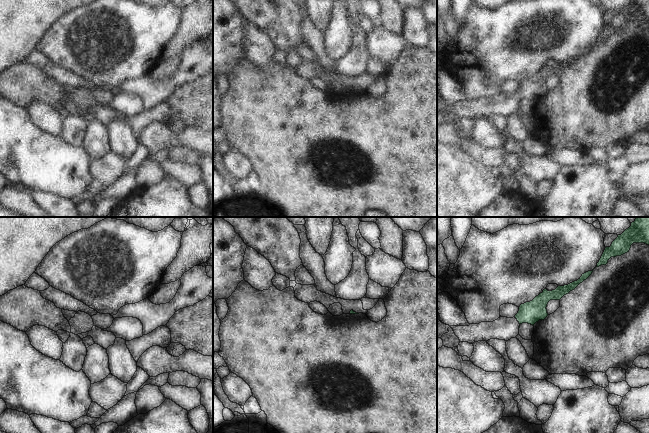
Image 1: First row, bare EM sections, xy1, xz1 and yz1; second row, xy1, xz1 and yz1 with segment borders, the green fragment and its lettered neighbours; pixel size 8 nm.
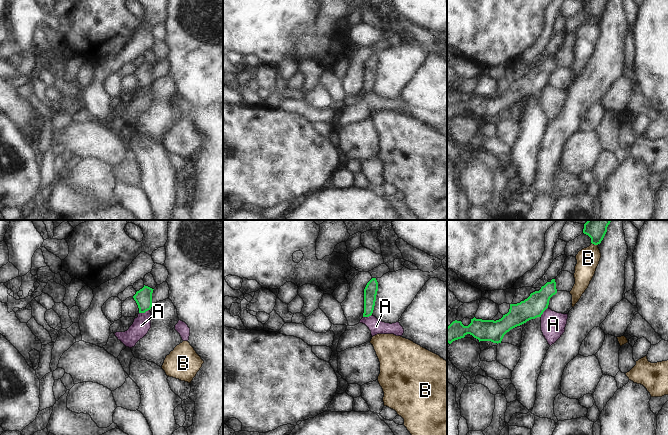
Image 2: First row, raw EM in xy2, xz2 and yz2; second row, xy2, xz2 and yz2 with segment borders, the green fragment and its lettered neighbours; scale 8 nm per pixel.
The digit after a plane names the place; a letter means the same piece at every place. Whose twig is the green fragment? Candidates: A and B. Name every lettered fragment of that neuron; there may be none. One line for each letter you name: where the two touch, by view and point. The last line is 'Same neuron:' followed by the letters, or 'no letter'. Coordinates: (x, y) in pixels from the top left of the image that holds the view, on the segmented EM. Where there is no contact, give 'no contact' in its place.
Same neuron: no letter

